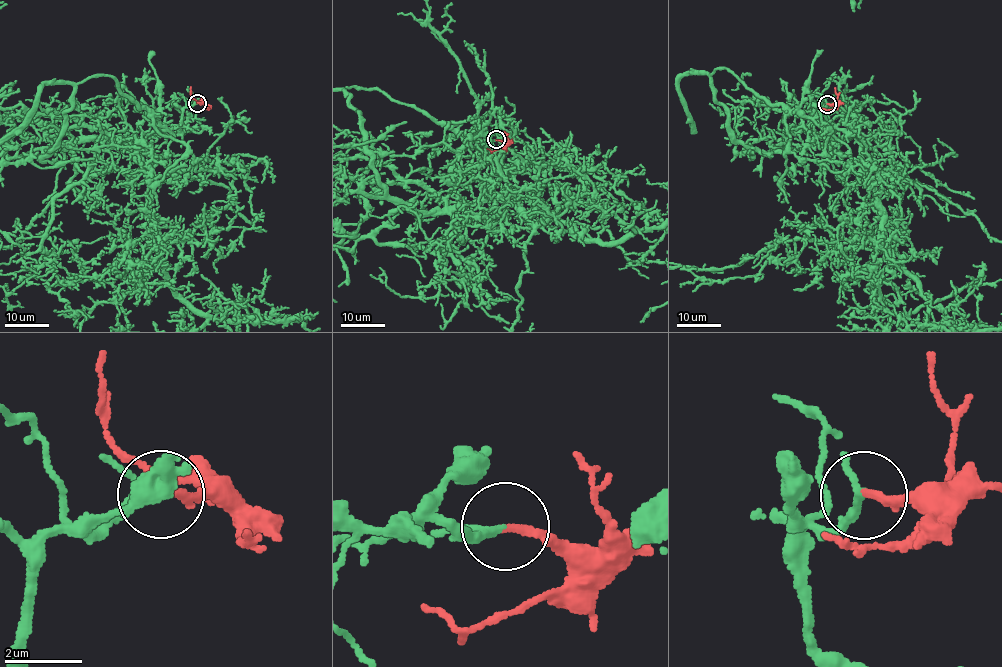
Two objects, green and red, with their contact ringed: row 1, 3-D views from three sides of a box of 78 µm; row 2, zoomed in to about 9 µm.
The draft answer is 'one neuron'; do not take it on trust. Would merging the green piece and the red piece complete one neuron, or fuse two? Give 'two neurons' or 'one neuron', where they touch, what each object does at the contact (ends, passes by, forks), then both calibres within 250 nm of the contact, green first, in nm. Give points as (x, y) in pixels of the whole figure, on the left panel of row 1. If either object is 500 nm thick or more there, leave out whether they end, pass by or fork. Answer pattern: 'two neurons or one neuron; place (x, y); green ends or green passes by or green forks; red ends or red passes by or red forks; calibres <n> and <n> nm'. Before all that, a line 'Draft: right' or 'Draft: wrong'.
Draft: right
one neuron; place (197, 103); green passes by; red ends; calibres 160 and 200 nm

